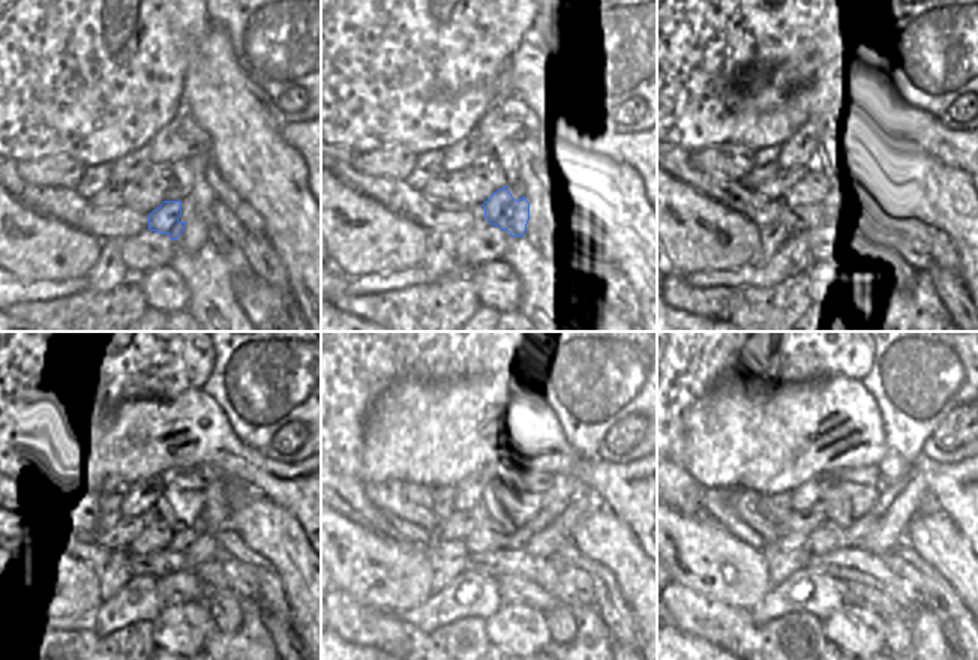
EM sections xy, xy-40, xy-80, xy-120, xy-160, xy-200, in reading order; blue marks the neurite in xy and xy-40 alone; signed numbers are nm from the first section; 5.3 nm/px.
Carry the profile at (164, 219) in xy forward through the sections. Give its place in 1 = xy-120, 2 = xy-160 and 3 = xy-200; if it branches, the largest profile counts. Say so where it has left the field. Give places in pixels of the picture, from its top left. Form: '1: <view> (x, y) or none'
1: xy-120 (182, 539)
2: xy-160 (519, 537)
3: xy-200 (860, 528)

